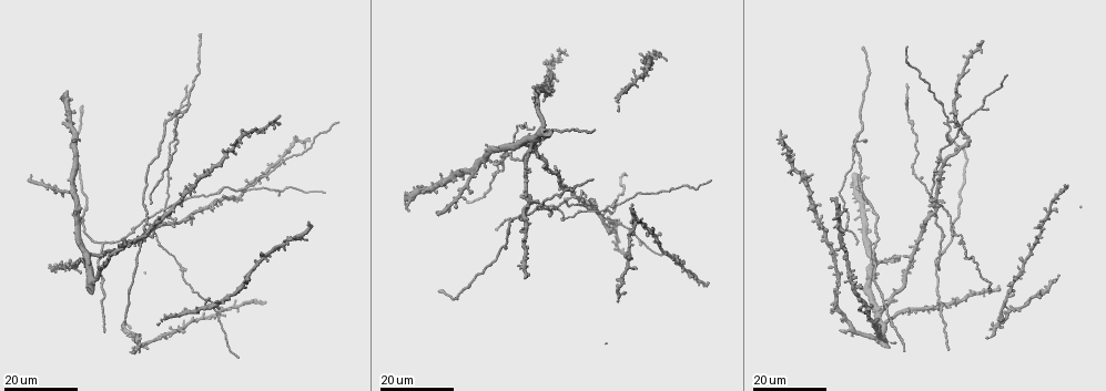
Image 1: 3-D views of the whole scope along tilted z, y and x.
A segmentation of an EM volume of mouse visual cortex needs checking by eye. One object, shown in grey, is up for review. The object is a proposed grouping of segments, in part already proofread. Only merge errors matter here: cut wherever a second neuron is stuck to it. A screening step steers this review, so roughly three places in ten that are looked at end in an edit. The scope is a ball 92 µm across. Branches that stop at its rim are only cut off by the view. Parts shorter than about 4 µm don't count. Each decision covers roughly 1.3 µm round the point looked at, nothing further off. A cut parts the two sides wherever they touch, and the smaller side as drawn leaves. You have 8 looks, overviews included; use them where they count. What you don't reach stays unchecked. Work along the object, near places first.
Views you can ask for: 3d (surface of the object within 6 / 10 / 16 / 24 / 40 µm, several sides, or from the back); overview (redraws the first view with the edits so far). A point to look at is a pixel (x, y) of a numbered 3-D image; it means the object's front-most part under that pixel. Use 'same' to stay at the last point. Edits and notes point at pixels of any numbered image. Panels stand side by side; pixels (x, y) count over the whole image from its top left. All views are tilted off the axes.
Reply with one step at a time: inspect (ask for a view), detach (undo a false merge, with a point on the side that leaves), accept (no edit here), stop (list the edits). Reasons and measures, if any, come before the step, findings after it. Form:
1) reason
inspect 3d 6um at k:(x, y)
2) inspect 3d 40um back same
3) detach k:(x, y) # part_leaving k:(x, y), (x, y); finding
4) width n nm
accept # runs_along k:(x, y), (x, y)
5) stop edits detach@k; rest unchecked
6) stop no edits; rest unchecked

inspect 3d 16um at 1:(238, 189)

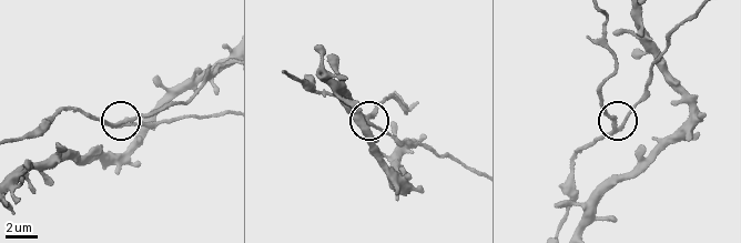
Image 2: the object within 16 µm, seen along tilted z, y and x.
inspect 3d 6um at 2:(622, 125)

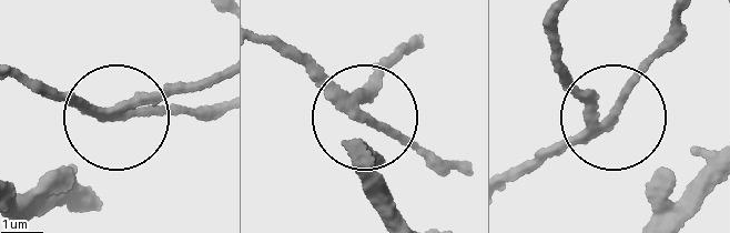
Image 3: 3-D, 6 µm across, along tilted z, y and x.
side_arm 34 um
detach 3:(377, 125) # part_leaving 3:(342, 99), (459, 170); two neurons meet here

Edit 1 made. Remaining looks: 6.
two arms in line, one across
inspect 3d 24um at 1:(164, 208)

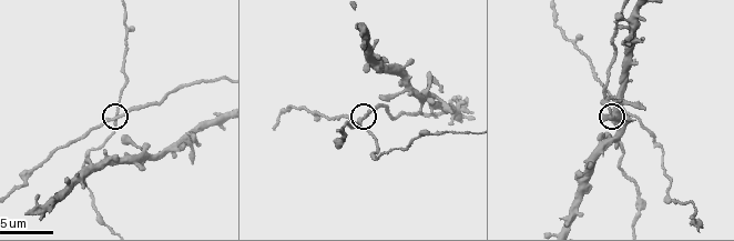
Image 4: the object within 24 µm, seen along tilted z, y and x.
zoom in
inspect 3d 10um at 4:(367, 116)

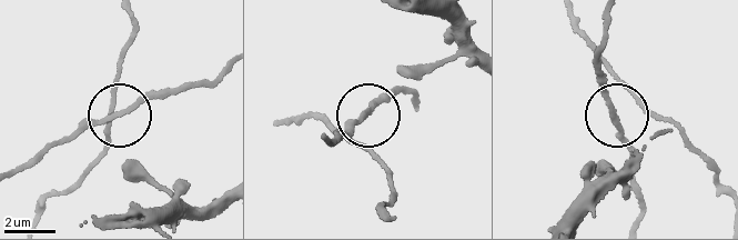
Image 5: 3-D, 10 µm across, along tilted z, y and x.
inspect 3d 6um at 5:(115, 117)

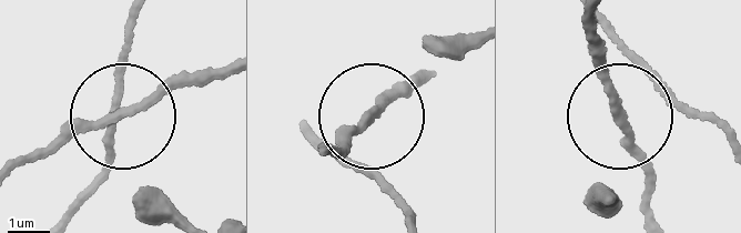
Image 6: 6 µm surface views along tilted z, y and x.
side_arm 61 um
accept # runs_along 6:(587, 10), (618, 111), (667, 90); one neuron here

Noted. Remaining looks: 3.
inspect 3d 24um at 1:(259, 177)

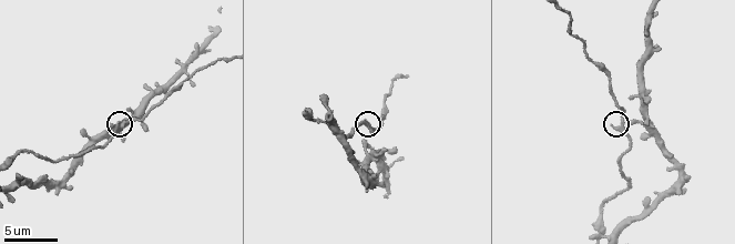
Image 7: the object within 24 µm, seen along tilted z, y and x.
inspect 3d 10um at 7:(621, 120)

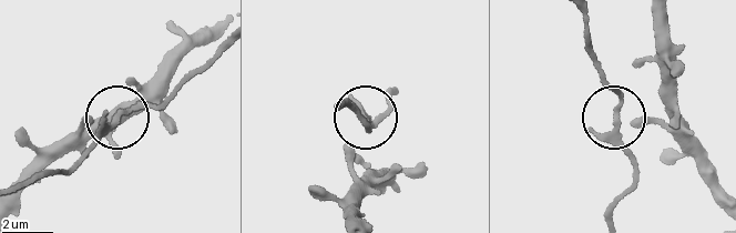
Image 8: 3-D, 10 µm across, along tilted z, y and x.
inspect 3d 10um back at 8:(117, 117)

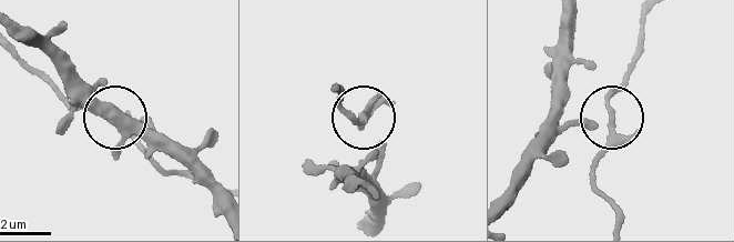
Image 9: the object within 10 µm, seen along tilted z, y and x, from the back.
width 160 nm
accept # all the same neuron

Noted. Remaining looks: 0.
stop edits detach@3; rest unchecked

